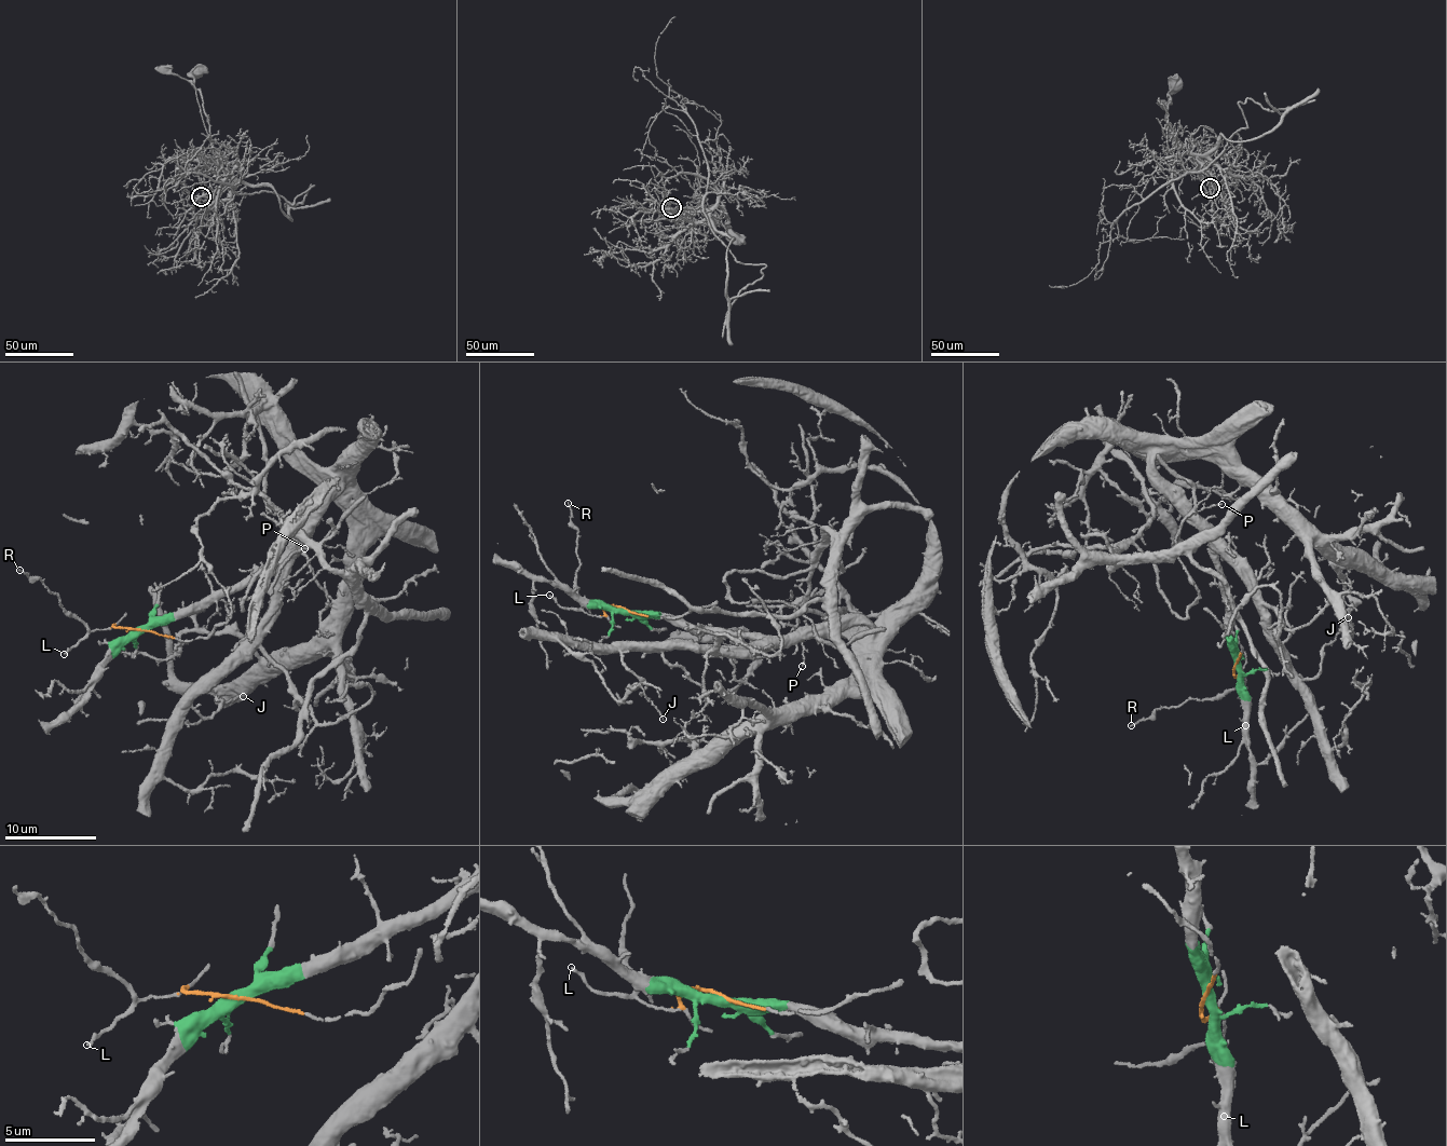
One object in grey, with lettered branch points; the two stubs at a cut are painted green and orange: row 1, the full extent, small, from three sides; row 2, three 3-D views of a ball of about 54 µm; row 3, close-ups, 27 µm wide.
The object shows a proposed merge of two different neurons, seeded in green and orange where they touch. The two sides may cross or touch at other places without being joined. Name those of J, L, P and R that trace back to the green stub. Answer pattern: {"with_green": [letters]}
{"with_green": ["J", "P"]}

